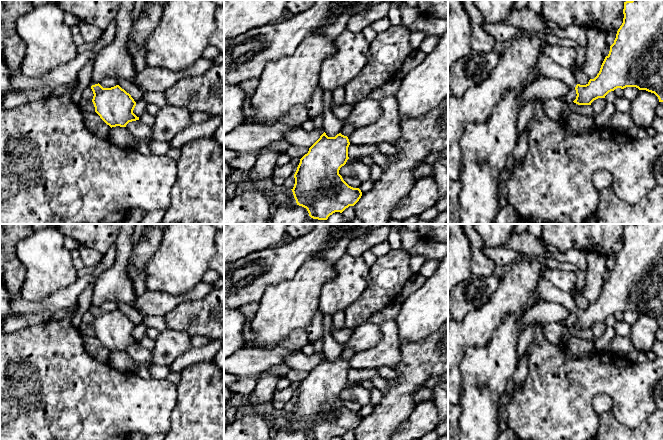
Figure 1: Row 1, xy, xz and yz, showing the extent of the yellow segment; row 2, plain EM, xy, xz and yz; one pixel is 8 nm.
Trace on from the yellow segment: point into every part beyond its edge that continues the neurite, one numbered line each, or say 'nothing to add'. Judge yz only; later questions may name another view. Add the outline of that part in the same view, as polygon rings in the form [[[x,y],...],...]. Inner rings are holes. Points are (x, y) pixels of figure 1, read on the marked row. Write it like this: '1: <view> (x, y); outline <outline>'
1: yz (548, 68); outline [[[545,54],[539,56],[539,69],[543,76],[548,78],[556,78],[568,84],[571,88],[575,88],[577,82],[573,76],[571,69],[564,68],[553,60],[548,58]]]

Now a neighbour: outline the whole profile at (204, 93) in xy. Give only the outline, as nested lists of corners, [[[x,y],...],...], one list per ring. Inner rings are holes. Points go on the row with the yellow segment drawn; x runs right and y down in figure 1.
[[[224,63],[214,65],[202,75],[183,77],[164,92],[168,105],[203,112],[211,116],[224,113]]]

